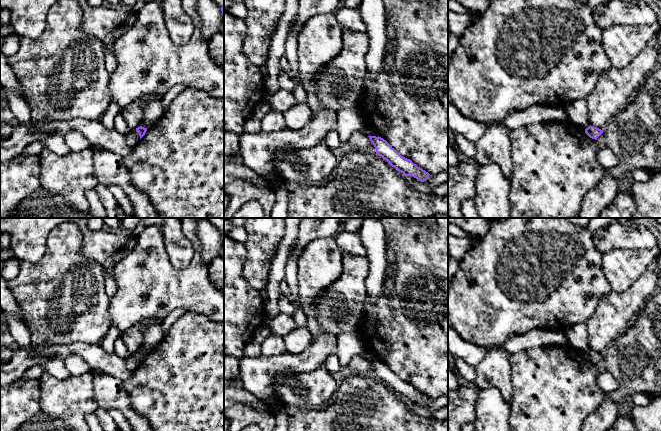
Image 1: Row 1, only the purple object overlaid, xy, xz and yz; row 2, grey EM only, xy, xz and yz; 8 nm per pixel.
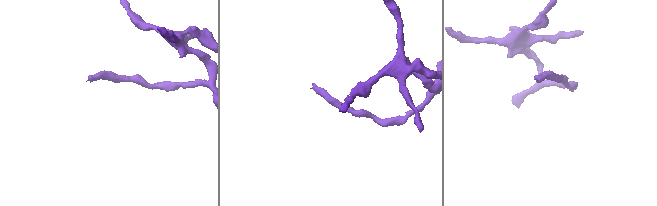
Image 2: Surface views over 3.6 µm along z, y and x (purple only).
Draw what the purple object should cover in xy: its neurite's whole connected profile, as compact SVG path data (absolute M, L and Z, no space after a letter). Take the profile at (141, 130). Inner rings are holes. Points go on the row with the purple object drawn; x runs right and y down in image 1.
M142 126L130 131L127 135L125 135L127 145L131 148L134 147L145 135L146 131L147 128L144 128Z

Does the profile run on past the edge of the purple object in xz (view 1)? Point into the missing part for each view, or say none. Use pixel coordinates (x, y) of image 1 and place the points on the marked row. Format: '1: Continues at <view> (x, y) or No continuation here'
1: No continuation here

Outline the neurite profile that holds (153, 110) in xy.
M149 101L143 108L143 121L141 126L144 128L151 128L164 115L165 108L161 101Z

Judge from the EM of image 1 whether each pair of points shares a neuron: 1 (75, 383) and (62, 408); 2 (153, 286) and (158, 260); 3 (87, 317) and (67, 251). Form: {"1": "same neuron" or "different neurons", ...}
{"1": "same neuron", "2": "same neuron", "3": "same neuron"}

